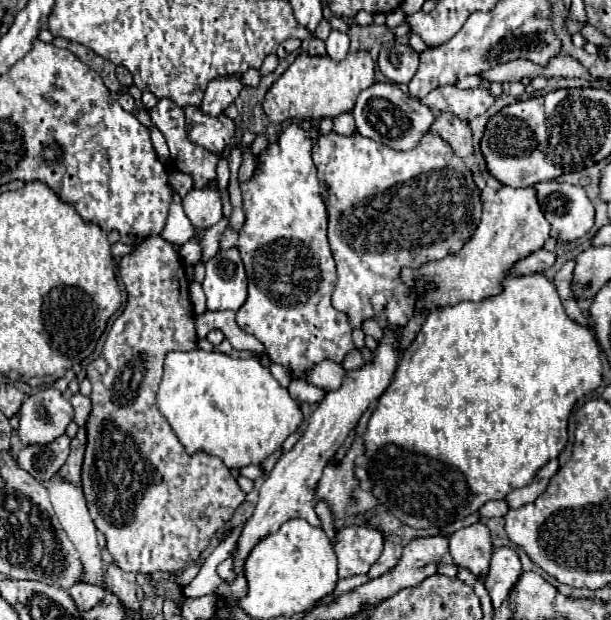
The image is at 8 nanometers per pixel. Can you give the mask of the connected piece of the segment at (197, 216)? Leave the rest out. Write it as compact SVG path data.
M192 189L182 197L182 207L190 223L204 231L222 219L220 191L216 189Z

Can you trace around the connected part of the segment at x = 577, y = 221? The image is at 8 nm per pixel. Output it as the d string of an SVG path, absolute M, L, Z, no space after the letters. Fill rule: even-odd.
M542 181L534 185L538 195L538 205L550 223L550 235L558 241L574 241L586 235L594 225L594 207L586 195L586 191L578 185L560 183L560 181Z

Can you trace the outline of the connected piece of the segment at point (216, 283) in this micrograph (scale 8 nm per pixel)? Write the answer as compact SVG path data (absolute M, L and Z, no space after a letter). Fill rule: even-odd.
M236 249L218 251L206 263L206 277L202 281L202 289L206 293L208 311L238 311L246 301L246 287L248 281L244 265Z

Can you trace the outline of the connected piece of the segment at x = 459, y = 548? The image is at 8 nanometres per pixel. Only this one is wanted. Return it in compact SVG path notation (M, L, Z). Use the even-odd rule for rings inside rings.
M484 523L462 527L450 535L450 555L458 567L472 571L484 581L492 557L492 537Z

